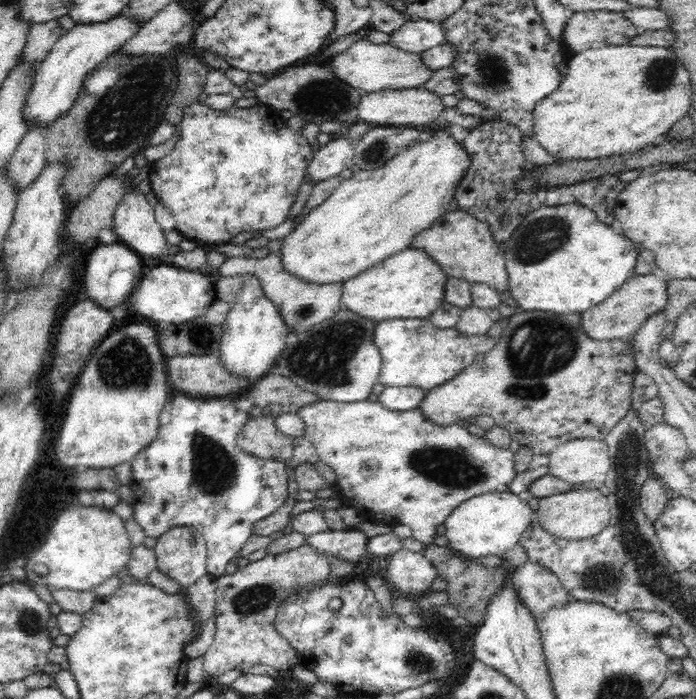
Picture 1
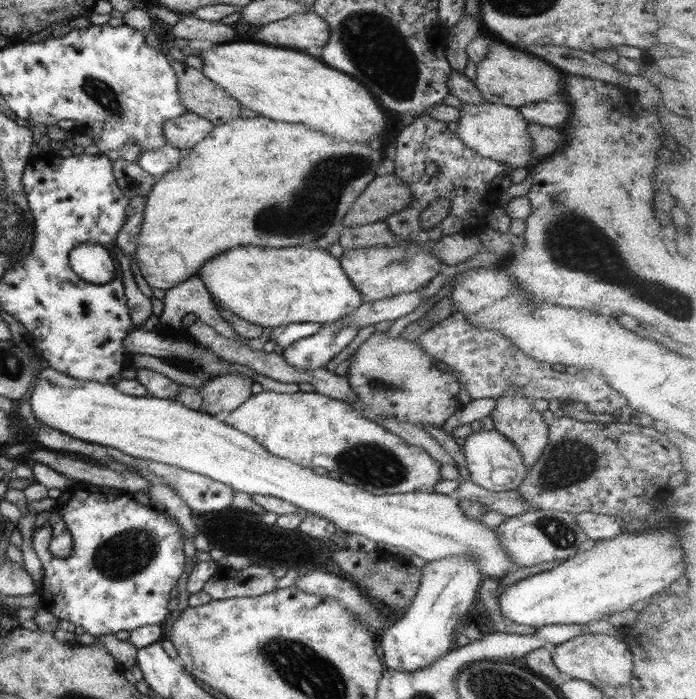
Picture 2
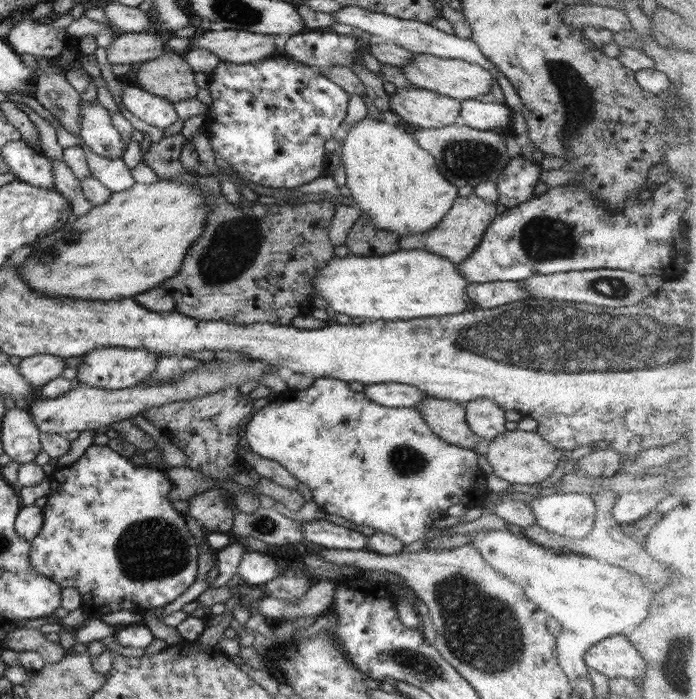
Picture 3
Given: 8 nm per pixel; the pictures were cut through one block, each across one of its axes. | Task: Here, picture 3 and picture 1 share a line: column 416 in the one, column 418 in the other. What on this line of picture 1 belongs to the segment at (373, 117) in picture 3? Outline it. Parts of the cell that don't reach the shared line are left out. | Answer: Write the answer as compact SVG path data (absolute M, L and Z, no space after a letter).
M448 127L428 133L428 140L420 140L404 148L384 166L374 170L360 169L360 172L344 179L322 204L304 216L304 219L281 240L279 255L288 275L314 284L343 284L358 276L360 272L410 247L412 239L419 232L430 228L438 218L448 212L448 204L470 166L470 157L461 143L452 139Z

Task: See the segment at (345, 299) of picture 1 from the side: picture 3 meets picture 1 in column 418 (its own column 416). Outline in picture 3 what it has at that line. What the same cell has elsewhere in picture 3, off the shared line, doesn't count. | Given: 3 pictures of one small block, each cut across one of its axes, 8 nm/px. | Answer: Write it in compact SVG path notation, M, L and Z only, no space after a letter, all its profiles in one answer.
M401 250L382 256L360 256L347 254L345 257L332 257L312 280L314 294L328 301L329 307L338 314L366 320L413 320L427 317L448 316L470 312L466 290L468 283L460 275L457 264L424 250Z

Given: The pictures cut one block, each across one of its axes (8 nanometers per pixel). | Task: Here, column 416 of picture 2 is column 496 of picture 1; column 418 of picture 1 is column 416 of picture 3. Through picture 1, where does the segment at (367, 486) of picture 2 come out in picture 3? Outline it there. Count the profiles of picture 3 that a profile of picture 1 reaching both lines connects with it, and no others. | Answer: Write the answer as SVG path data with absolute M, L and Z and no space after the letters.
M317 378L305 390L286 390L275 401L270 401L249 418L242 435L248 441L247 444L250 446L251 451L284 465L289 474L295 476L299 482L307 484L311 490L313 500L324 512L338 514L355 525L370 526L370 528L374 528L378 532L395 536L406 546L424 539L429 528L433 527L434 521L447 516L449 506L464 504L469 508L484 507L487 504L486 498L491 492L486 487L487 475L478 467L477 461L480 459L480 455L474 449L466 449L450 444L448 441L436 436L436 433L432 432L426 425L426 421L422 419L422 415L416 411L416 408L385 408L385 406L372 402L363 392L352 390L349 387L349 383L343 380Z

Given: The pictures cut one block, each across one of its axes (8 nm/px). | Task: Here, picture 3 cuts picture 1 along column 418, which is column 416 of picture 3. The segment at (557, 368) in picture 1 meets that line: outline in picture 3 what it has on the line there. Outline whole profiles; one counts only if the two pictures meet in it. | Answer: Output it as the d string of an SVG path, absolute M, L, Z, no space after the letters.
M432 396L422 399L415 407L426 425L442 440L466 449L484 445L482 438L468 427L463 404Z

